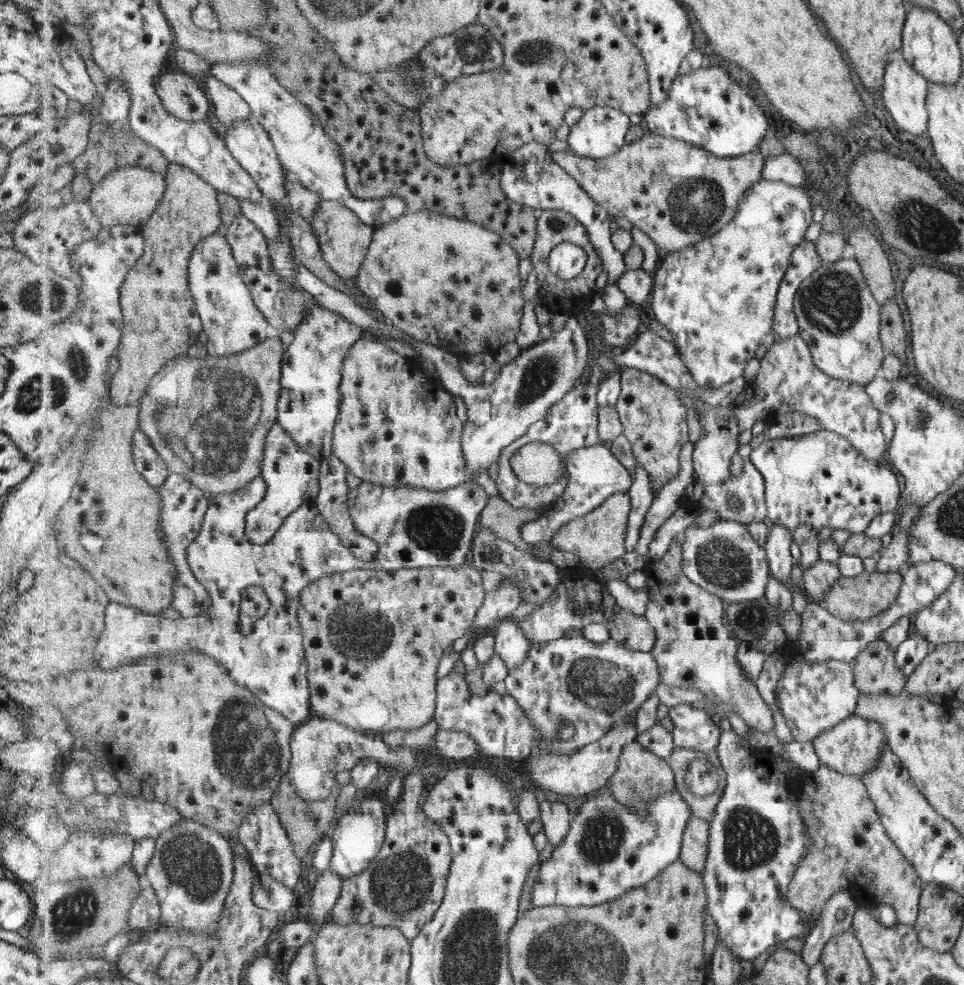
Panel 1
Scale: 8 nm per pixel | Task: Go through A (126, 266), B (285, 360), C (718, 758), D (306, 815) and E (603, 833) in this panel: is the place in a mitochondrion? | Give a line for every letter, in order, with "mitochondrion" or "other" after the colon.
A: other
B: other
C: other
D: mitochondrion
E: mitochondrion

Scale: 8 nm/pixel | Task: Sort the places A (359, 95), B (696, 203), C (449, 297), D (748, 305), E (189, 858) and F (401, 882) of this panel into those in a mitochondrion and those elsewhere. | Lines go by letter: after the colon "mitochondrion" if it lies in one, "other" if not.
A: other
B: mitochondrion
C: other
D: mitochondrion
E: mitochondrion
F: mitochondrion

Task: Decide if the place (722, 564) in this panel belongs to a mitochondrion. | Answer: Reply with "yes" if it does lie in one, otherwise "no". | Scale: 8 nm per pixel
yes

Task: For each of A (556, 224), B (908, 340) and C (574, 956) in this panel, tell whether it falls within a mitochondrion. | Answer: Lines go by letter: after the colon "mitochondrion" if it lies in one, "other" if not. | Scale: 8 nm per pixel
A: mitochondrion
B: other
C: mitochondrion

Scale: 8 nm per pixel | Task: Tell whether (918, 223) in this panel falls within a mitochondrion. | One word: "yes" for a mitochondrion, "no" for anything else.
yes

